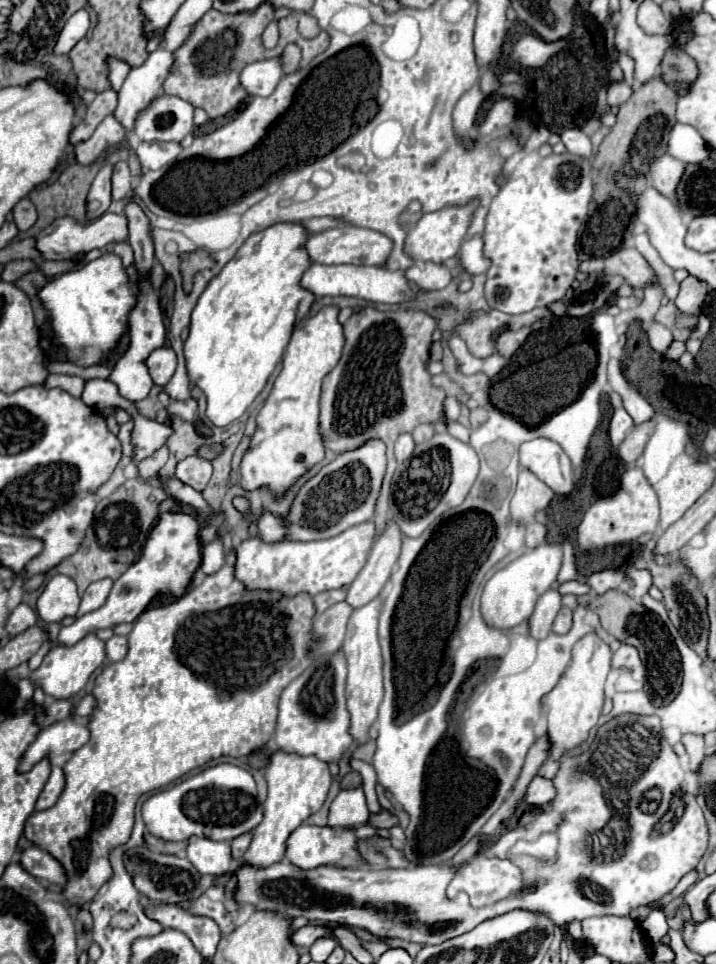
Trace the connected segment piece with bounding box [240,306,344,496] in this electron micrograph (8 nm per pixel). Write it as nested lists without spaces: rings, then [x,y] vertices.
[[[326,306],[294,330],[284,356],[284,368],[256,418],[258,430],[240,464],[240,484],[246,490],[270,486],[280,496],[300,474],[324,458],[324,444],[318,432],[318,400],[322,378],[336,366],[344,348],[344,334],[336,316],[338,308]]]

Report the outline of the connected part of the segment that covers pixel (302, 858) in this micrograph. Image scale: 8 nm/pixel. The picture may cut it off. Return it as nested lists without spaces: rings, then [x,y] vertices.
[[[308,824],[298,826],[288,836],[286,858],[302,870],[310,870],[310,868],[316,868],[322,864],[338,864],[338,866],[360,866],[360,864],[364,864],[356,852],[356,836],[352,830],[344,828],[342,834],[336,836],[336,830],[332,830],[332,828],[318,828],[318,826],[308,826]]]

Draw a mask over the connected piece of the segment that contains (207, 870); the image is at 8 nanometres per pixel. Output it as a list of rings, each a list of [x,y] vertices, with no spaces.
[[[192,836],[188,844],[188,860],[200,870],[200,874],[220,876],[232,870],[230,842],[214,842],[208,838]]]

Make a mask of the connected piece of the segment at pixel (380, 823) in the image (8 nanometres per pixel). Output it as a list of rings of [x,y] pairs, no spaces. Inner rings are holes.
[[[382,810],[380,814],[372,814],[370,822],[372,822],[372,826],[378,826],[378,828],[390,828],[390,826],[398,824],[398,820],[390,812],[386,812],[386,810]]]

